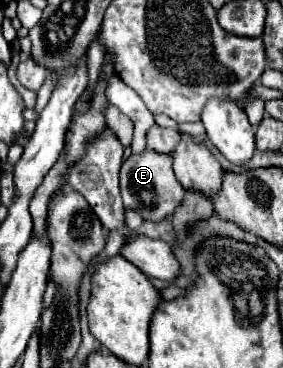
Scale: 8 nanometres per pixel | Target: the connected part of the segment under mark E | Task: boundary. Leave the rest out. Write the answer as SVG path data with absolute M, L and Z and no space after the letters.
M144 149L140 155L130 155L120 167L120 191L126 207L136 209L142 219L164 219L174 213L184 197L184 187L174 177L170 155L156 153L154 149Z

